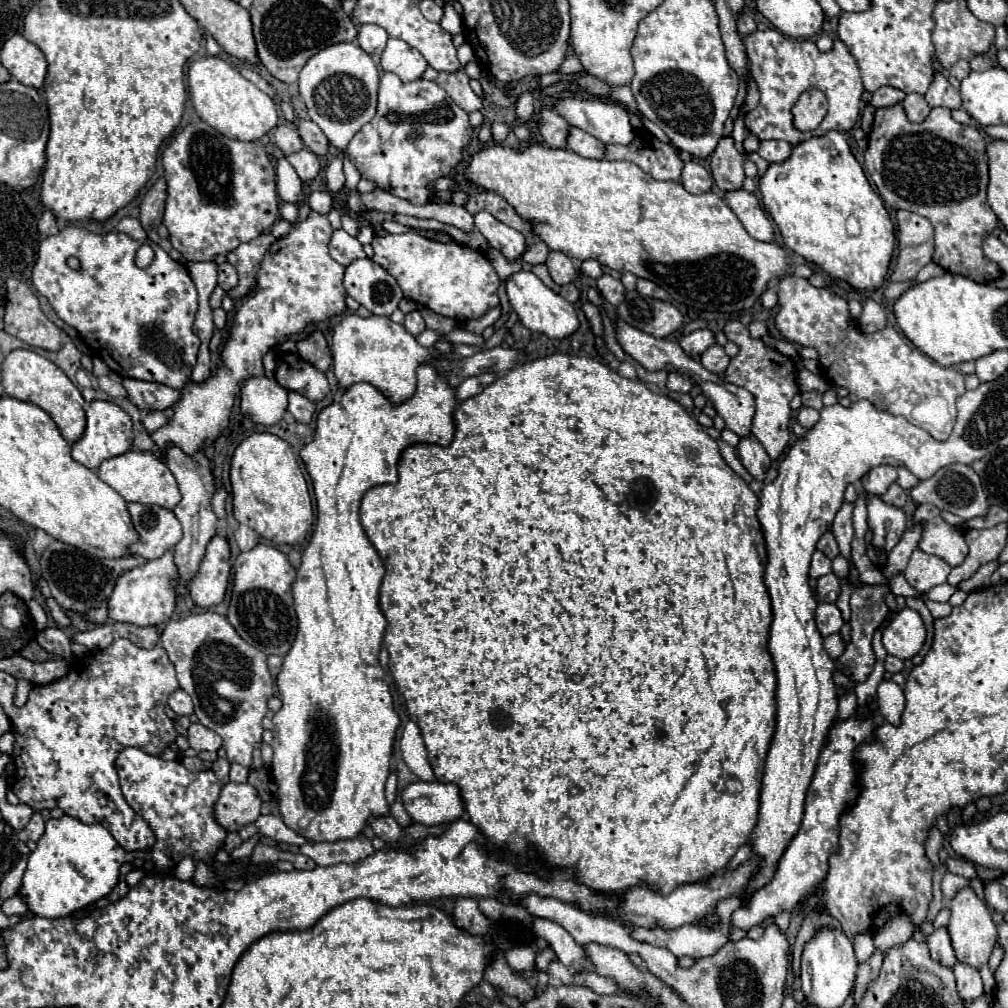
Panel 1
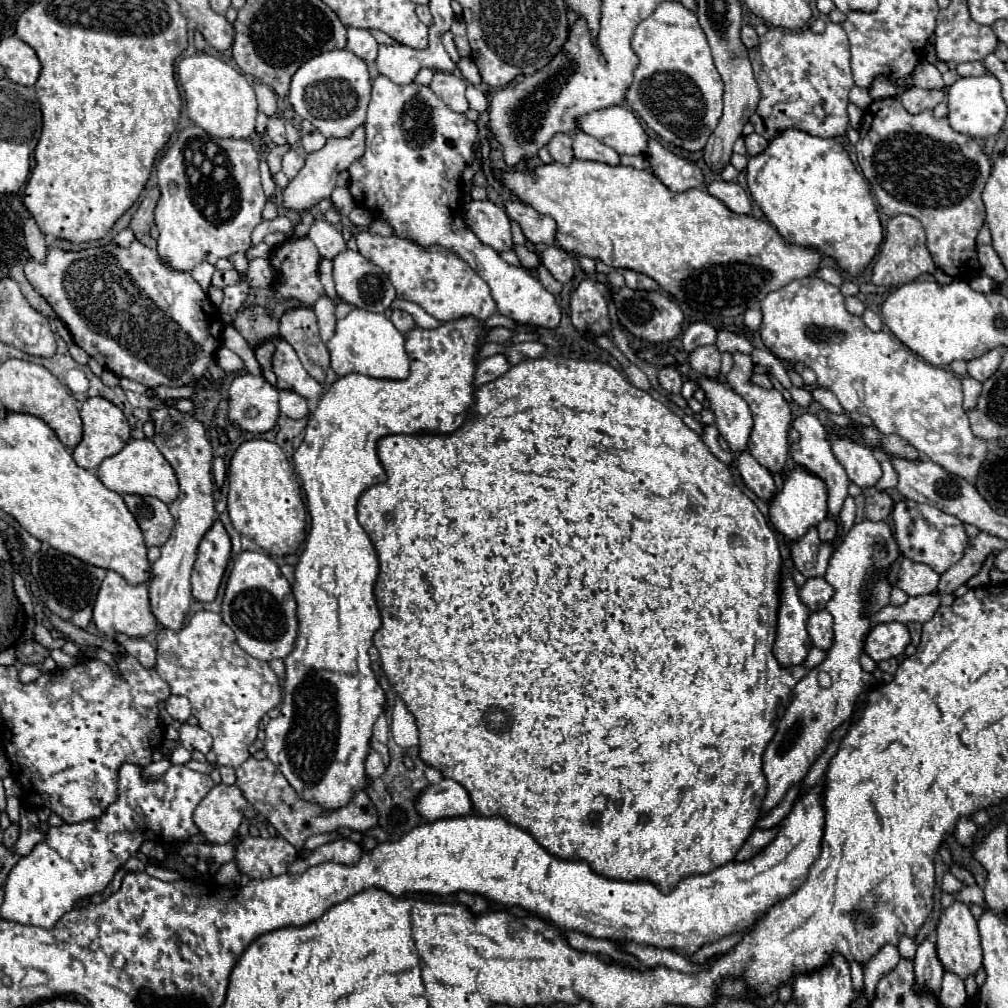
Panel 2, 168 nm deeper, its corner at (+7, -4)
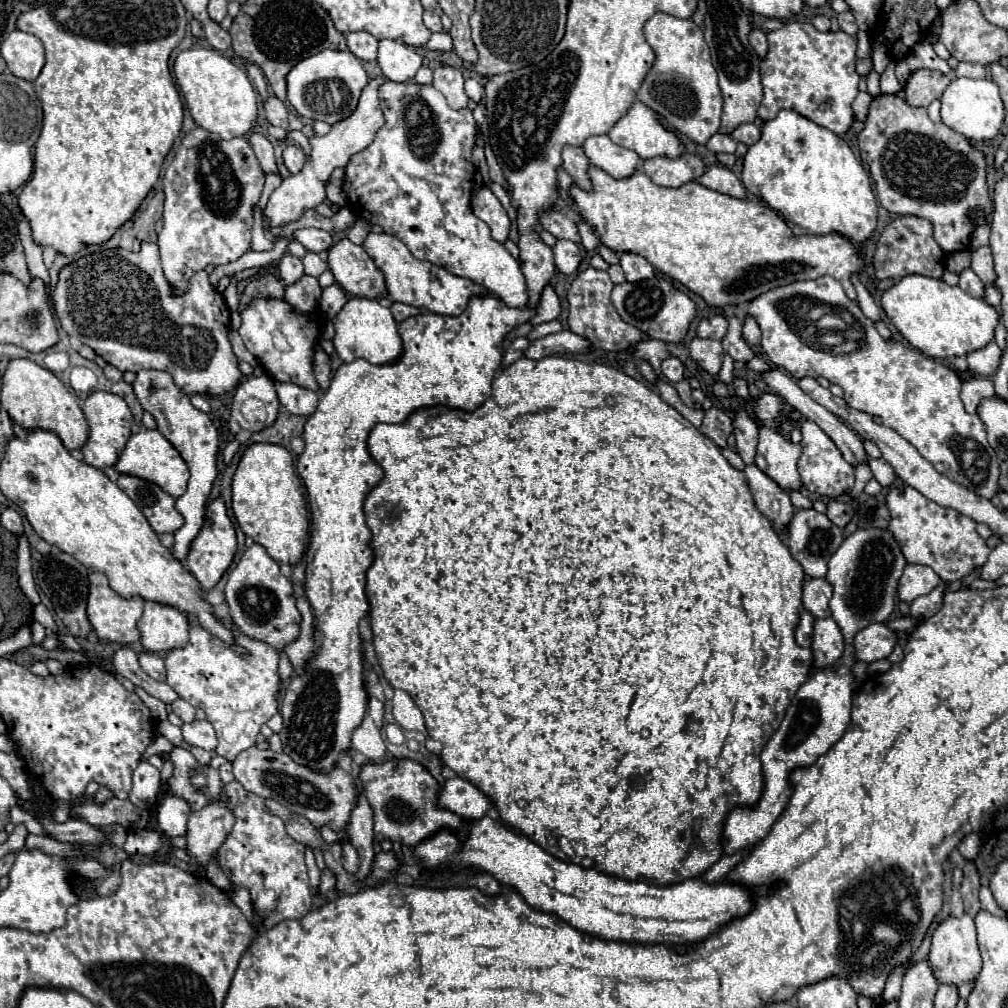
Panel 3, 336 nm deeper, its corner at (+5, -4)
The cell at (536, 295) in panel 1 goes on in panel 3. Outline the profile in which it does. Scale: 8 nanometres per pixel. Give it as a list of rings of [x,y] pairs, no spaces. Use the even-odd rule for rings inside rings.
[[[415,81],[383,83],[379,95],[383,99],[387,123],[377,131],[375,141],[361,153],[355,153],[345,167],[345,191],[353,201],[351,207],[355,215],[369,223],[381,225],[387,235],[401,239],[417,259],[427,259],[439,267],[445,267],[453,275],[467,277],[483,285],[509,307],[525,307],[527,285],[517,259],[491,237],[489,225],[481,221],[469,205],[473,187],[471,179],[475,173],[471,153],[477,137],[471,111],[451,109],[443,93],[431,85],[419,85]]]

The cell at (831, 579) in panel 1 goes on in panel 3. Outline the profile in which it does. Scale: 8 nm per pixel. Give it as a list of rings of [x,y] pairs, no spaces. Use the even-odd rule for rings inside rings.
[[[807,579],[803,585],[803,607],[813,617],[831,617],[829,599],[831,599],[831,585],[825,579]]]

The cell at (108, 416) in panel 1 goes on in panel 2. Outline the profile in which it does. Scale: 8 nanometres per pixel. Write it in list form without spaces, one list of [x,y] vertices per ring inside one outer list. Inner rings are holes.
[[[89,397],[81,407],[81,419],[83,419],[83,439],[73,449],[73,459],[79,467],[83,467],[87,471],[97,469],[103,459],[117,455],[131,439],[129,437],[129,423],[127,423],[125,415],[121,413],[121,409],[103,397]]]

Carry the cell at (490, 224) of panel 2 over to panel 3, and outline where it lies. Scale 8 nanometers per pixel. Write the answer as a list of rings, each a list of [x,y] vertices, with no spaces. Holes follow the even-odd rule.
[[[483,185],[477,191],[473,191],[471,209],[479,219],[483,219],[491,227],[491,235],[493,235],[495,241],[499,241],[499,243],[507,241],[509,229],[511,229],[511,221],[507,217],[507,211],[499,203],[499,199],[491,193],[489,187]]]

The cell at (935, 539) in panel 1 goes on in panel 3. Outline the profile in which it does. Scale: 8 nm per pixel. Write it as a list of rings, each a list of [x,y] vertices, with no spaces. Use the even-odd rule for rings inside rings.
[[[909,485],[891,487],[887,493],[887,507],[891,513],[889,531],[895,535],[907,563],[927,565],[941,577],[941,581],[951,583],[963,579],[987,561],[991,549],[977,533],[977,523],[971,517],[965,517],[955,509],[939,507]]]

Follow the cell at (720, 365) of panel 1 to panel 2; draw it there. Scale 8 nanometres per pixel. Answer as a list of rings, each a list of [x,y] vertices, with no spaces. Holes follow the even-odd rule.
[[[705,345],[705,347],[697,347],[691,355],[689,355],[689,365],[705,375],[715,379],[719,375],[719,367],[721,367],[721,353],[715,345]]]

